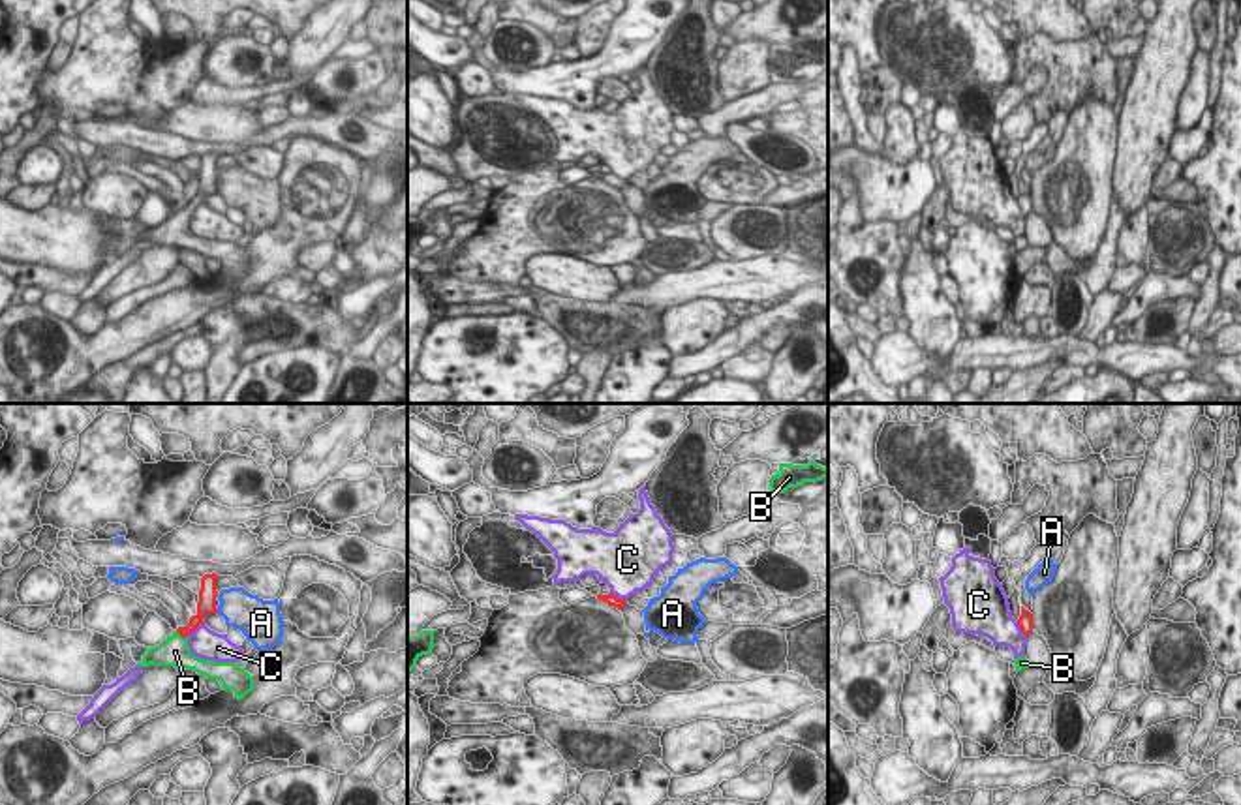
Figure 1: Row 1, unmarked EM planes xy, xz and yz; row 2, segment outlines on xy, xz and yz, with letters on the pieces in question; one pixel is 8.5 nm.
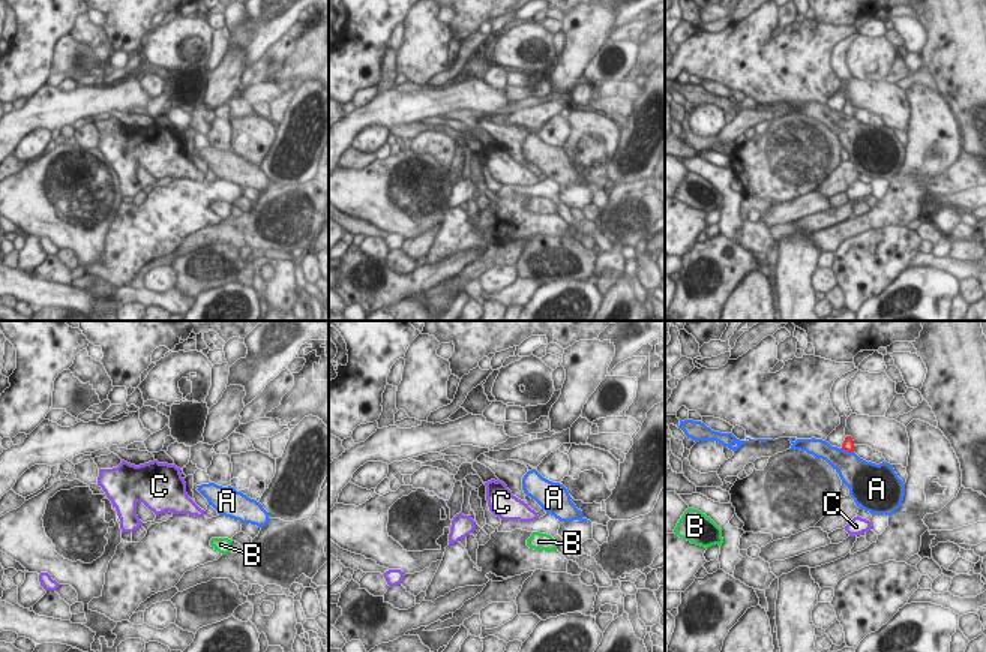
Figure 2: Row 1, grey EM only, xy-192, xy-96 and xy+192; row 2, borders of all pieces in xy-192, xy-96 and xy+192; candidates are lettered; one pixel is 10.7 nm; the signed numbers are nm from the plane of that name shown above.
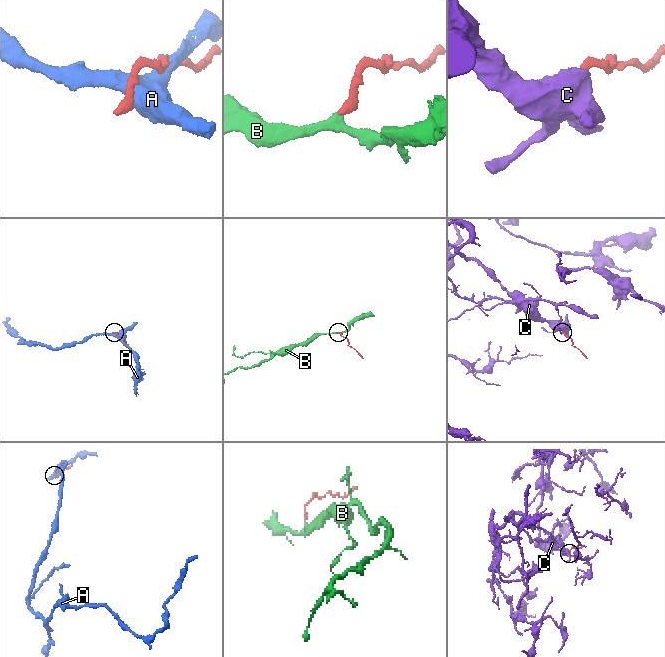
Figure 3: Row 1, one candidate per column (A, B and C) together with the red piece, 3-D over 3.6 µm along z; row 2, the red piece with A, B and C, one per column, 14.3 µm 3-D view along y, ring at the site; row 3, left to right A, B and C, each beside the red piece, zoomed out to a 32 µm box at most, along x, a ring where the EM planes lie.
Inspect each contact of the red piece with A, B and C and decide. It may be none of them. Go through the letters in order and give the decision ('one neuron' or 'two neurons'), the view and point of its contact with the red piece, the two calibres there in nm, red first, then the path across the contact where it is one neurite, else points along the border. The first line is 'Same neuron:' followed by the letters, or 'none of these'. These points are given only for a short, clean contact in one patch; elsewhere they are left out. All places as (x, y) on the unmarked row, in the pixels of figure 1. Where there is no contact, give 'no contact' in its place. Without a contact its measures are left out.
Same neuron: B
A: two neurons | xy (216, 190) | 160/320 nm
B: one neuron | xy (181, 214) | 100/260 nm | across xy (196, 199), (181, 214), (175, 231)
C: two neurons | xy (194, 209) | 160/260 nm | along xy (203, 203), (184, 216)

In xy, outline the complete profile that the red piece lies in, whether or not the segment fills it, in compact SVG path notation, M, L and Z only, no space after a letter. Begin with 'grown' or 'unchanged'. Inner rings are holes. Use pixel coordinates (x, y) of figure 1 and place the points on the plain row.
grown; M216 152L205 154L201 158L197 193L190 197L186 206L178 206L173 214L156 227L146 229L143 240L135 246L175 246L176 250L193 250L207 259L218 259L222 270L233 270L235 278L242 280L253 270L253 255L240 248L237 242L214 242L195 236L188 225L188 214L192 214L199 205L205 205L203 197L207 193L216 193Z

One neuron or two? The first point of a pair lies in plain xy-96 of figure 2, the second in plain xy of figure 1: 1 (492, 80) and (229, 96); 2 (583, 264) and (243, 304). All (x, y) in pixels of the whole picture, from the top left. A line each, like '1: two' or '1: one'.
1: one
2: one

